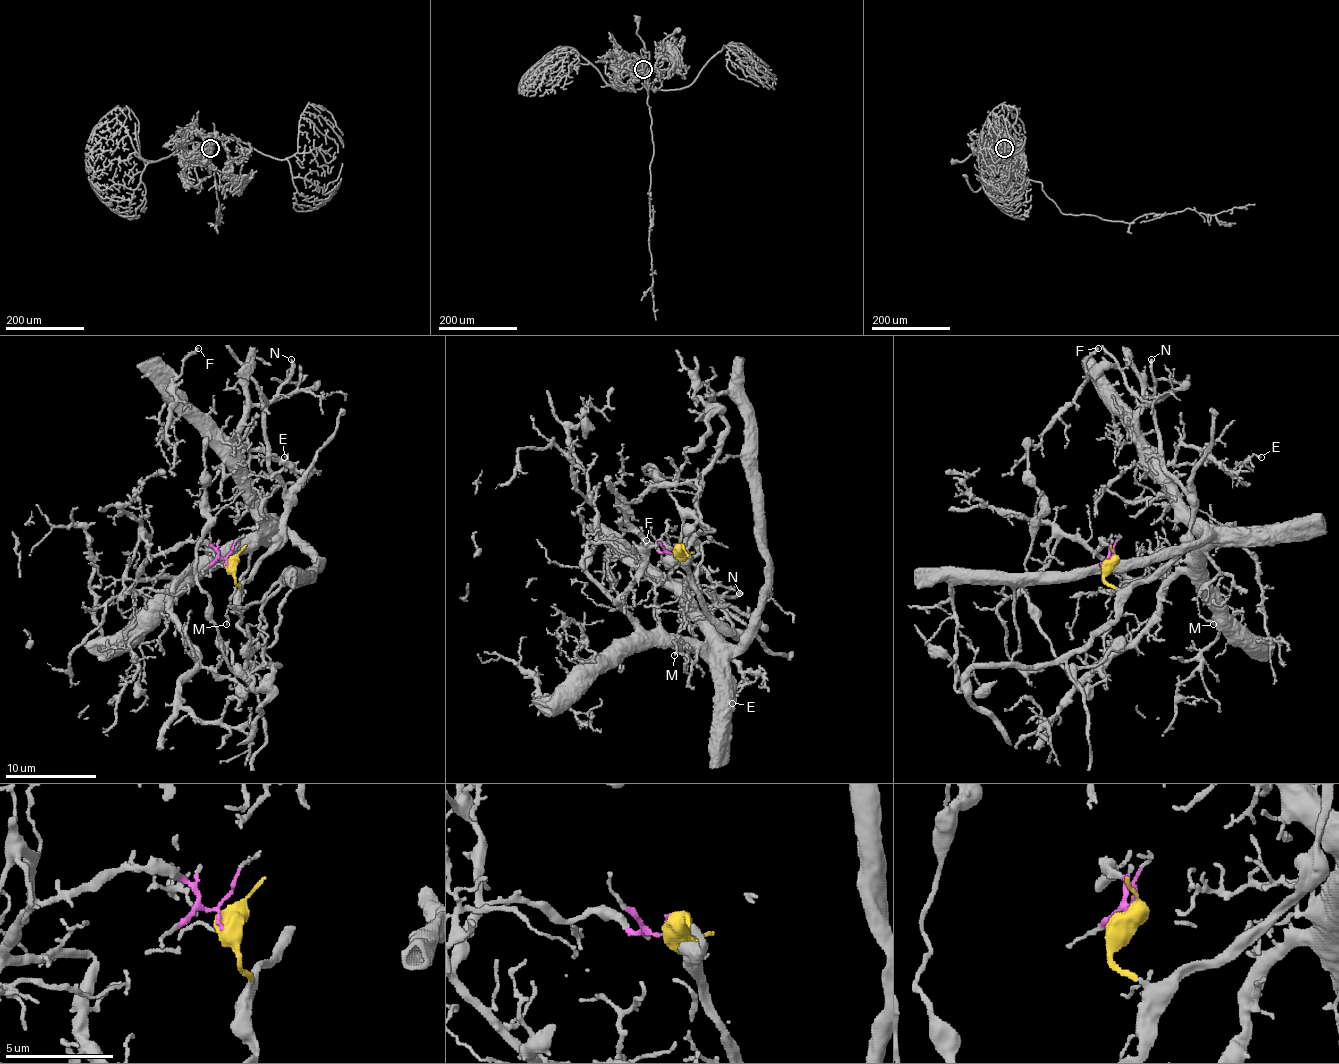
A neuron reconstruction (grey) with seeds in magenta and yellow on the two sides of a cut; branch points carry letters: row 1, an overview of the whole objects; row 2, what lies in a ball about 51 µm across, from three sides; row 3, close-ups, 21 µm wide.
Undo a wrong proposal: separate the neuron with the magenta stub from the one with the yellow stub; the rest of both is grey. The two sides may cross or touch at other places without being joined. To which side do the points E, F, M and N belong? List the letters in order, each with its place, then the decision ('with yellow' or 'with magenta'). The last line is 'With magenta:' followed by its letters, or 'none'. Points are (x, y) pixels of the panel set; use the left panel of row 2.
E: at (284, 457); with magenta
F: at (198, 348); with magenta
M: at (226, 624); with magenta
N: at (291, 359); with yellow
With magenta: E, F, M

